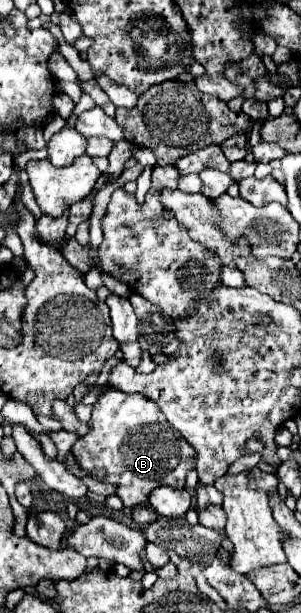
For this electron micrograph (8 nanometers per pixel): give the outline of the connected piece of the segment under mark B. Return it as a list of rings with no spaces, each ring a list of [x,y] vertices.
[[[107,389],[99,401],[93,405],[93,415],[89,421],[89,433],[79,437],[79,441],[73,445],[75,459],[83,469],[105,469],[109,483],[119,485],[117,495],[123,499],[125,507],[137,507],[147,501],[149,493],[155,487],[169,485],[175,489],[185,487],[185,475],[187,471],[195,469],[197,463],[197,451],[183,439],[167,439],[167,421],[163,413],[159,411],[157,403],[147,399],[145,395],[127,395],[119,389]]]

